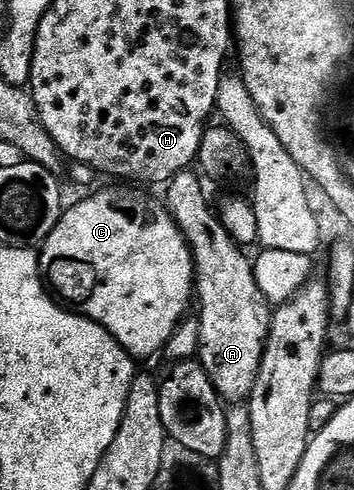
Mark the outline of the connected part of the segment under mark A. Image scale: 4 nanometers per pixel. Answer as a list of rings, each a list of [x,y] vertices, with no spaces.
[[[188,169],[177,173],[171,178],[170,183],[166,184],[165,191],[167,191],[167,200],[165,200],[165,206],[167,212],[175,218],[175,224],[183,230],[183,234],[187,236],[187,244],[191,246],[191,255],[195,259],[195,285],[197,288],[197,307],[199,303],[199,312],[197,312],[197,318],[200,323],[200,341],[199,352],[197,354],[197,360],[201,366],[204,367],[205,373],[209,375],[209,381],[216,387],[216,393],[220,398],[231,405],[239,405],[244,401],[250,400],[253,393],[253,385],[257,381],[259,376],[259,370],[261,369],[261,361],[263,360],[263,354],[265,353],[265,345],[267,344],[267,338],[269,337],[269,329],[271,328],[271,317],[273,314],[273,307],[267,302],[267,299],[261,289],[258,288],[257,281],[254,277],[254,266],[252,260],[248,257],[242,246],[235,242],[232,235],[227,232],[225,225],[219,219],[218,214],[213,210],[213,203],[207,200],[207,195],[203,192],[204,180],[200,178],[198,174],[194,175],[194,170]]]

